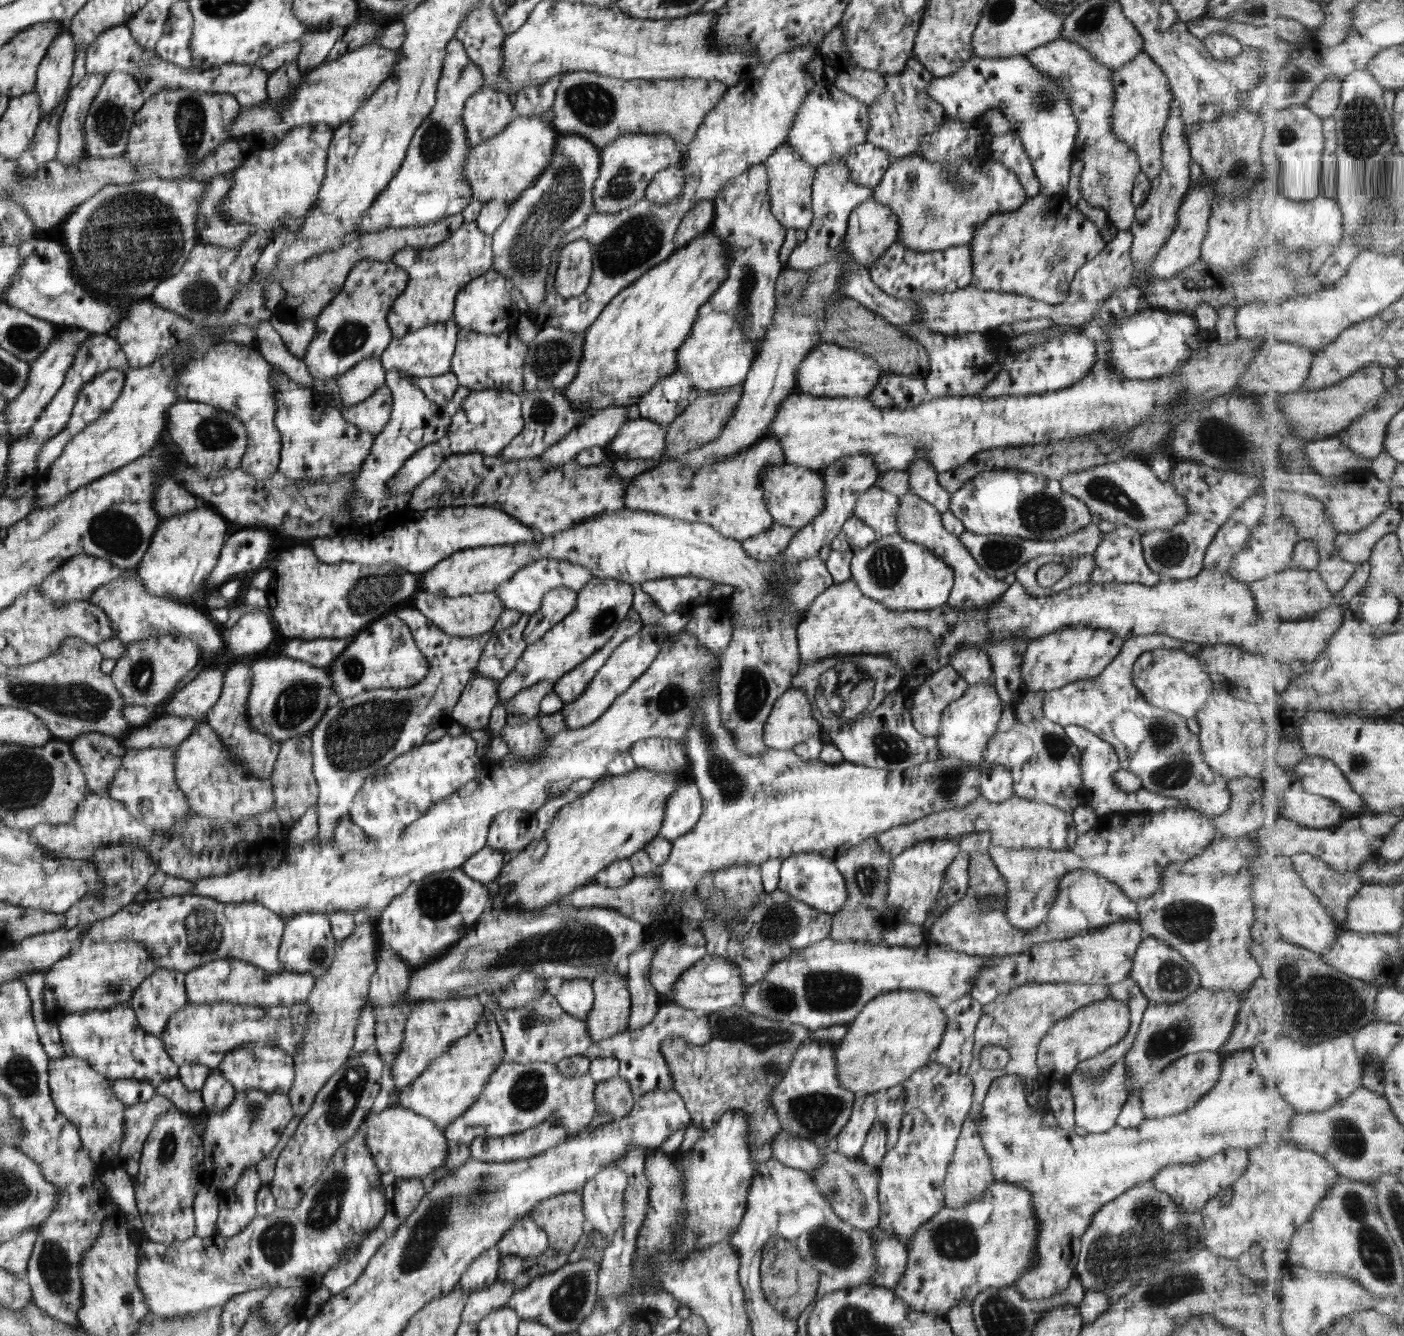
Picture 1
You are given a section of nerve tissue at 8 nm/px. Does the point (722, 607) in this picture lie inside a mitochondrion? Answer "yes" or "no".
no

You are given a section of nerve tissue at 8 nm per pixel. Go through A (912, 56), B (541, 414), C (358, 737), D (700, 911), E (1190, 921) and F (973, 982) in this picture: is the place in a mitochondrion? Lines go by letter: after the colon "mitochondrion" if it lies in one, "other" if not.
A: other
B: mitochondrion
C: mitochondrion
D: other
E: mitochondrion
F: other

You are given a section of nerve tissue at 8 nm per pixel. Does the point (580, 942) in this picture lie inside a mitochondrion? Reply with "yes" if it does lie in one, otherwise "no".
yes

